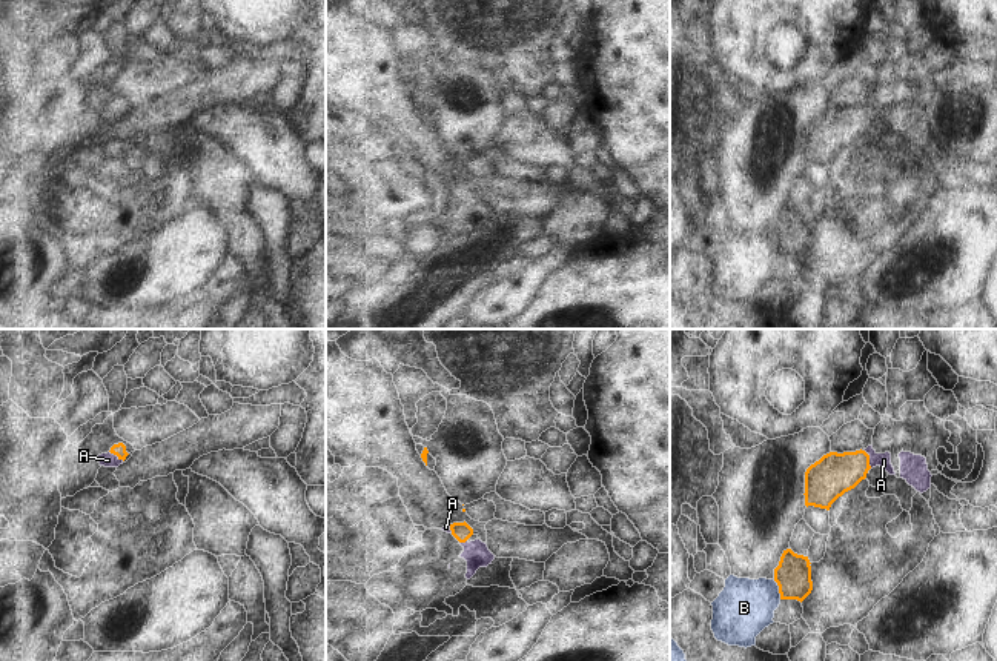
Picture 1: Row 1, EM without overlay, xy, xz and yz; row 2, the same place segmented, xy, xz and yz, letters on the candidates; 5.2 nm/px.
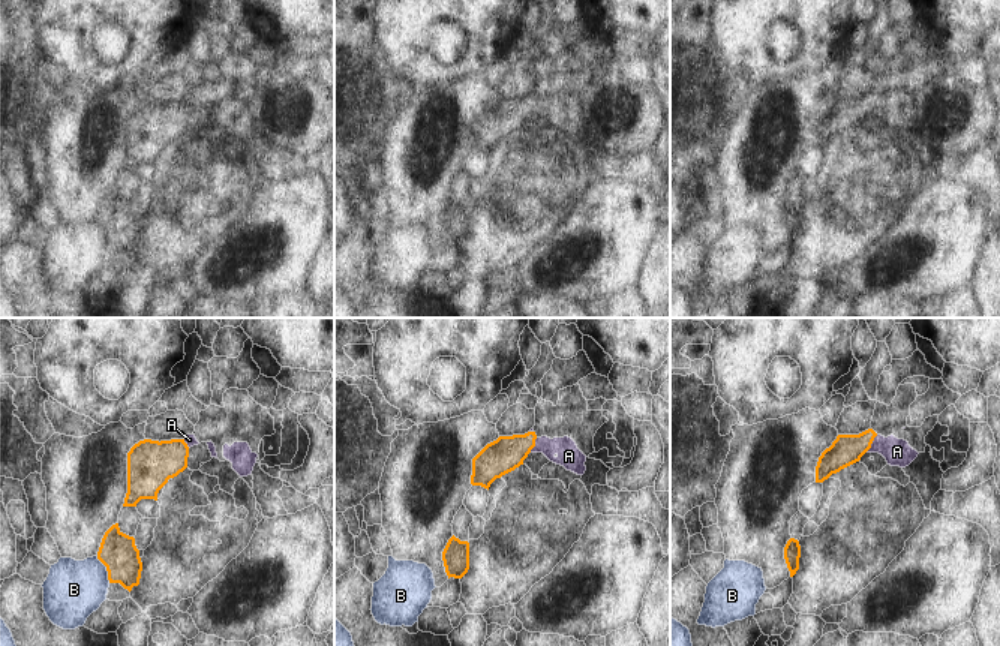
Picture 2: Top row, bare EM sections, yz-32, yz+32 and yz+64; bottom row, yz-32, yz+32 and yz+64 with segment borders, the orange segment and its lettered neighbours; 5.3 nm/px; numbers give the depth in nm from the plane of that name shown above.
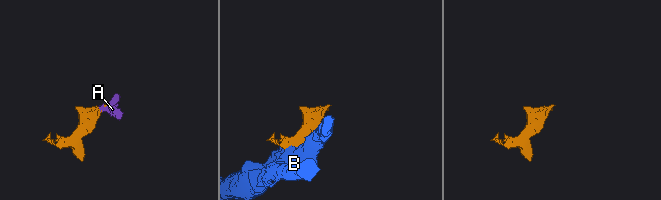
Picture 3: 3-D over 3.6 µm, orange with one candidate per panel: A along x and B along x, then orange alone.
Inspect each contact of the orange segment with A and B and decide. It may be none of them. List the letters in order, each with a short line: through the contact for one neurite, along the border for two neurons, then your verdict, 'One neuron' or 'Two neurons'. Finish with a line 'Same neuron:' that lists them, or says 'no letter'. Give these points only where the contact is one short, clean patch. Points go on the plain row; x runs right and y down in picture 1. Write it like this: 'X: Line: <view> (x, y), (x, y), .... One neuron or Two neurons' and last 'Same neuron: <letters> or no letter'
A: Line: yz (834, 129), (844, 128), (868, 114), (884, 116). One neuron
B: Two neurons
Same neuron: A

